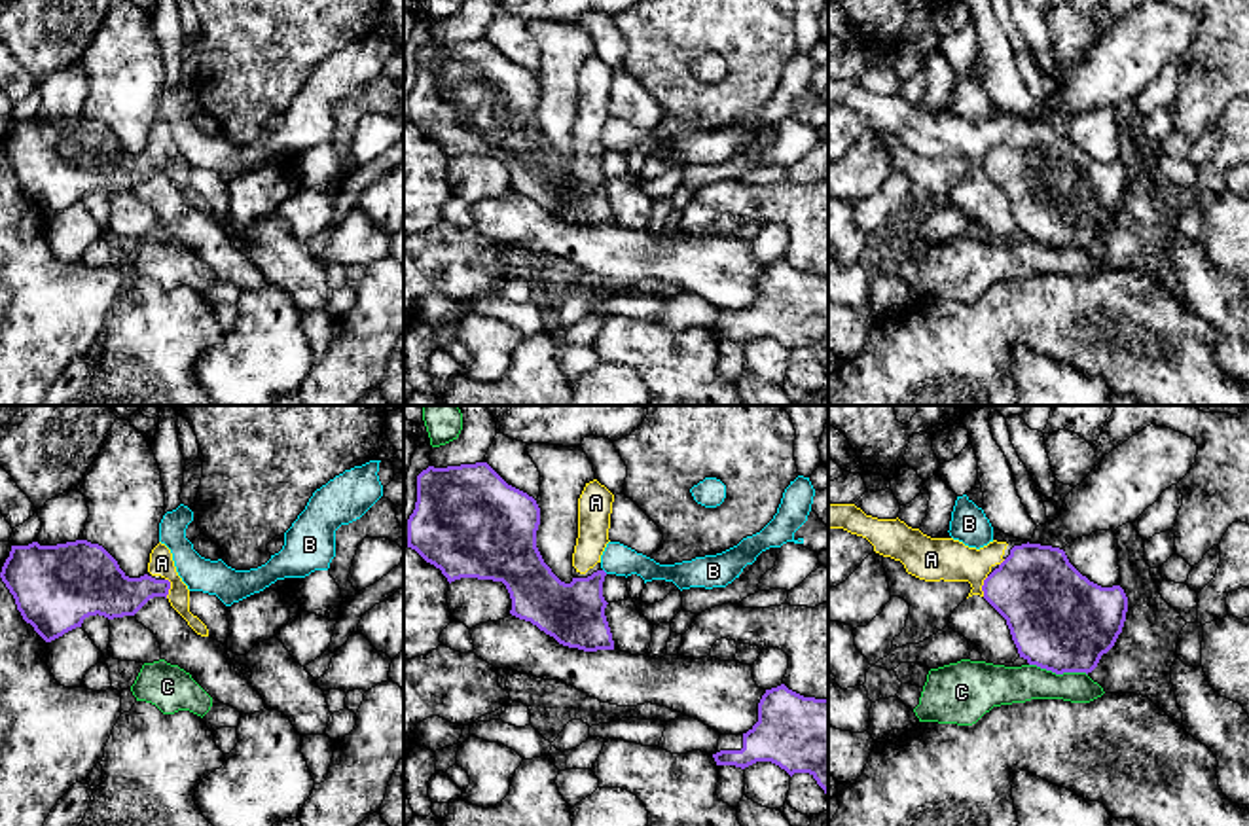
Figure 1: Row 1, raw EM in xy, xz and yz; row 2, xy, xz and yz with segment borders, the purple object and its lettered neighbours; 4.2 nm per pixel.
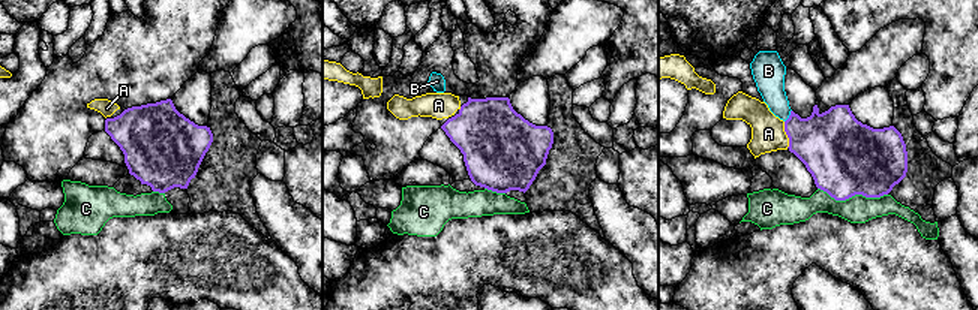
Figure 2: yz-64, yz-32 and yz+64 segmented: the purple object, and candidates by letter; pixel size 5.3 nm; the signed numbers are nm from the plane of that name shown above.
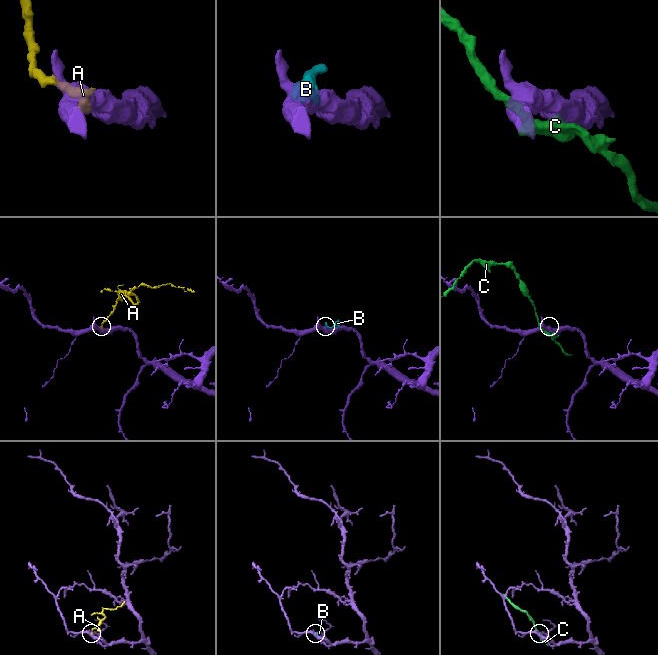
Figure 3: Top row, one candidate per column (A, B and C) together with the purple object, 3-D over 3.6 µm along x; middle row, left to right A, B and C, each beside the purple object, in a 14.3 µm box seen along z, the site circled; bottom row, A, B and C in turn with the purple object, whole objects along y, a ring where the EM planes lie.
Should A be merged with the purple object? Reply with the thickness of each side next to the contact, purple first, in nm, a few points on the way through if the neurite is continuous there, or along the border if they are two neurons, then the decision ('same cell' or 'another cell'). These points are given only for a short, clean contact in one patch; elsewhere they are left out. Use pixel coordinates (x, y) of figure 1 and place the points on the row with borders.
200 nm thick on the purple side, 100 nm on the other; runs through xy (110, 593), (169, 588), (169, 573), (162, 563); same cell

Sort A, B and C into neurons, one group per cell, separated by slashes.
A / B / C

